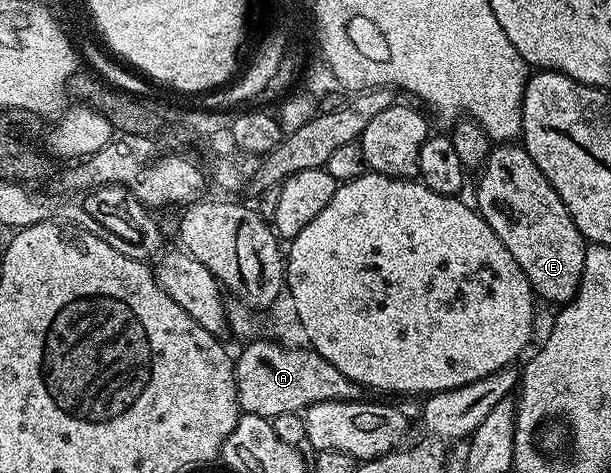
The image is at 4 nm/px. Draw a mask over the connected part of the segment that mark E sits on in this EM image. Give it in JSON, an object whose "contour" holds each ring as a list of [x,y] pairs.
{"contour":[[[497,144],[490,149],[485,163],[479,170],[481,179],[477,182],[476,209],[487,220],[487,224],[503,240],[503,248],[515,256],[515,264],[523,268],[523,276],[531,284],[534,295],[538,299],[546,298],[549,302],[564,304],[577,295],[577,289],[583,276],[583,260],[585,259],[586,240],[577,231],[575,220],[571,220],[571,212],[567,212],[567,204],[559,200],[559,192],[551,188],[547,176],[539,172],[539,164],[531,160],[531,156],[521,144]]]}

